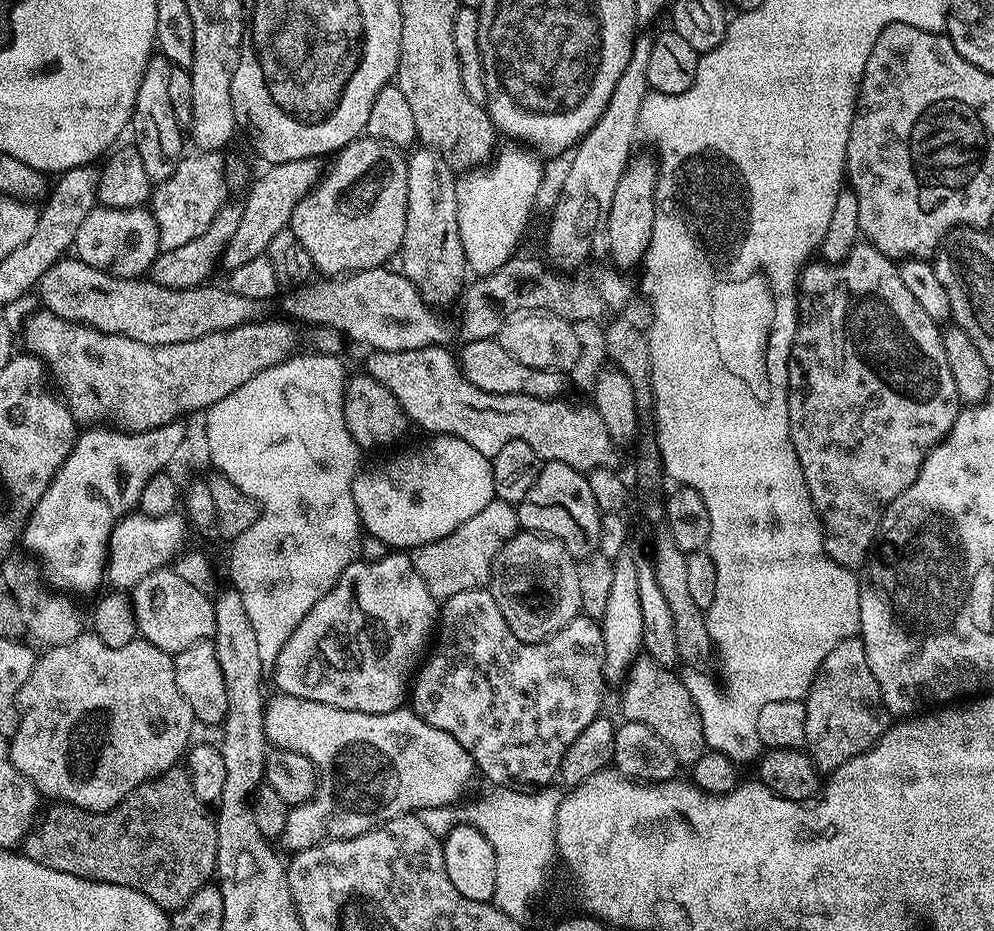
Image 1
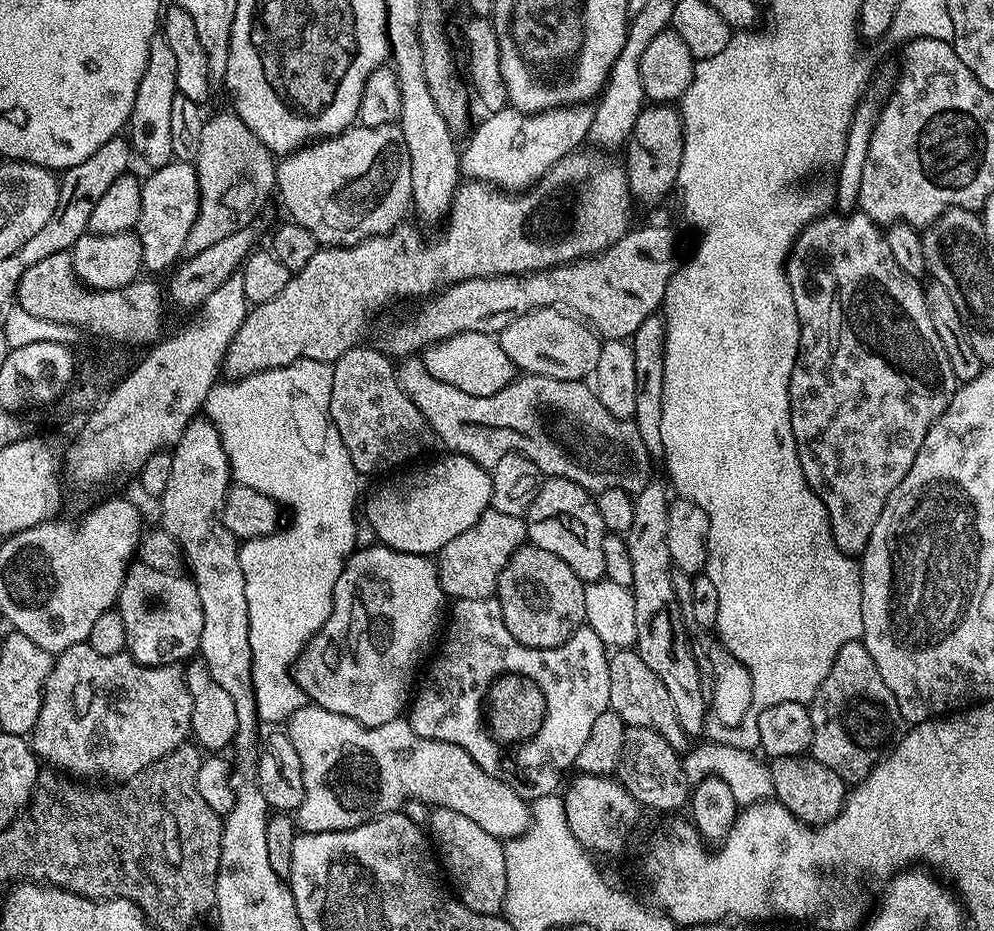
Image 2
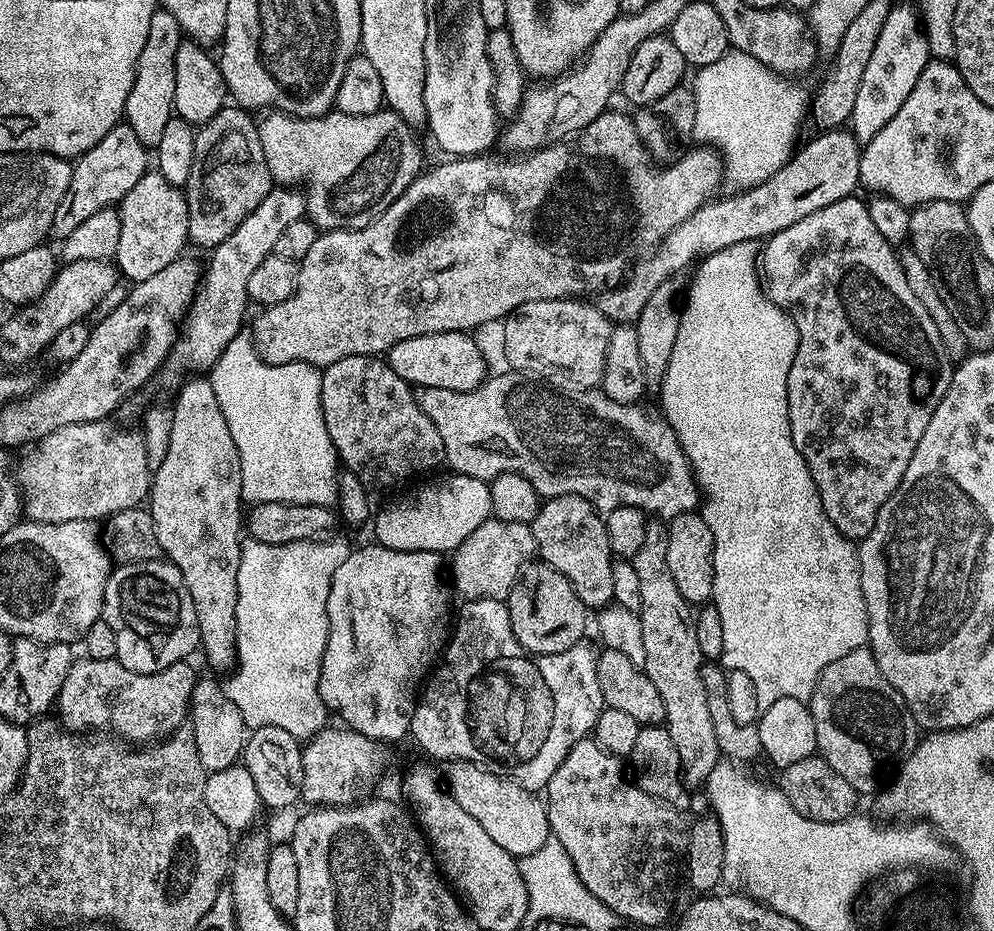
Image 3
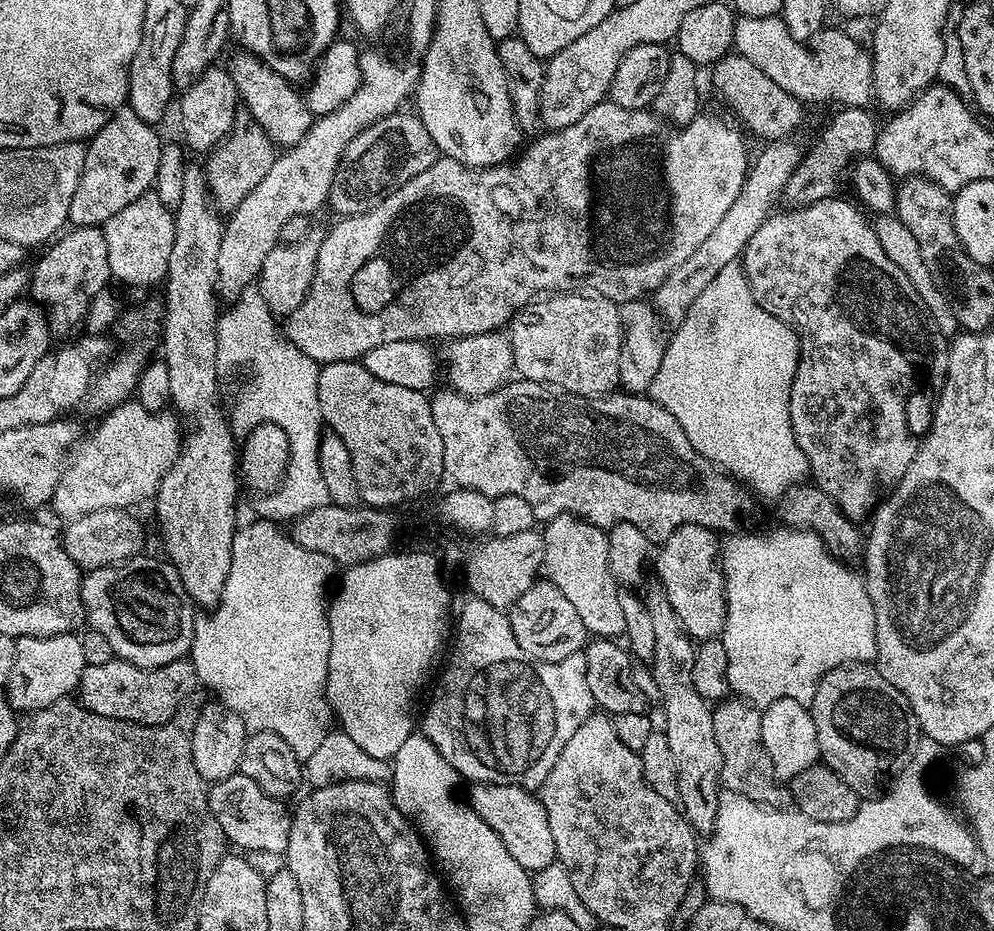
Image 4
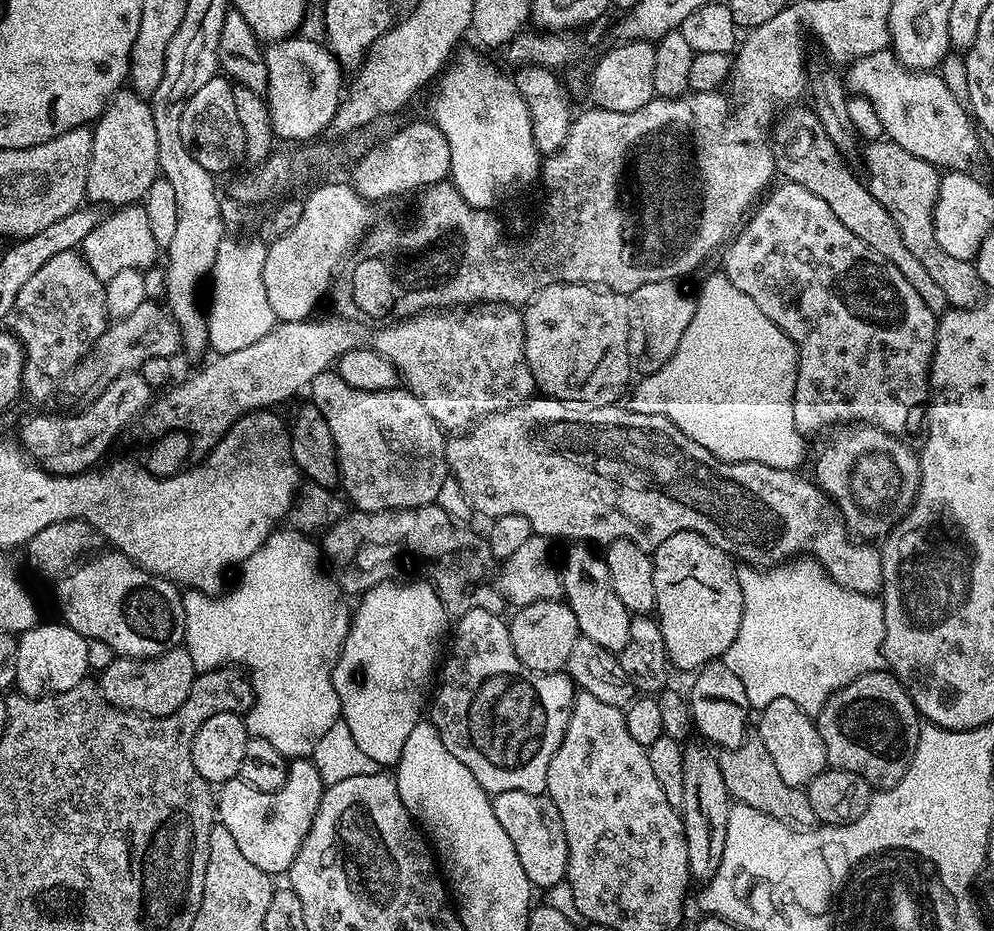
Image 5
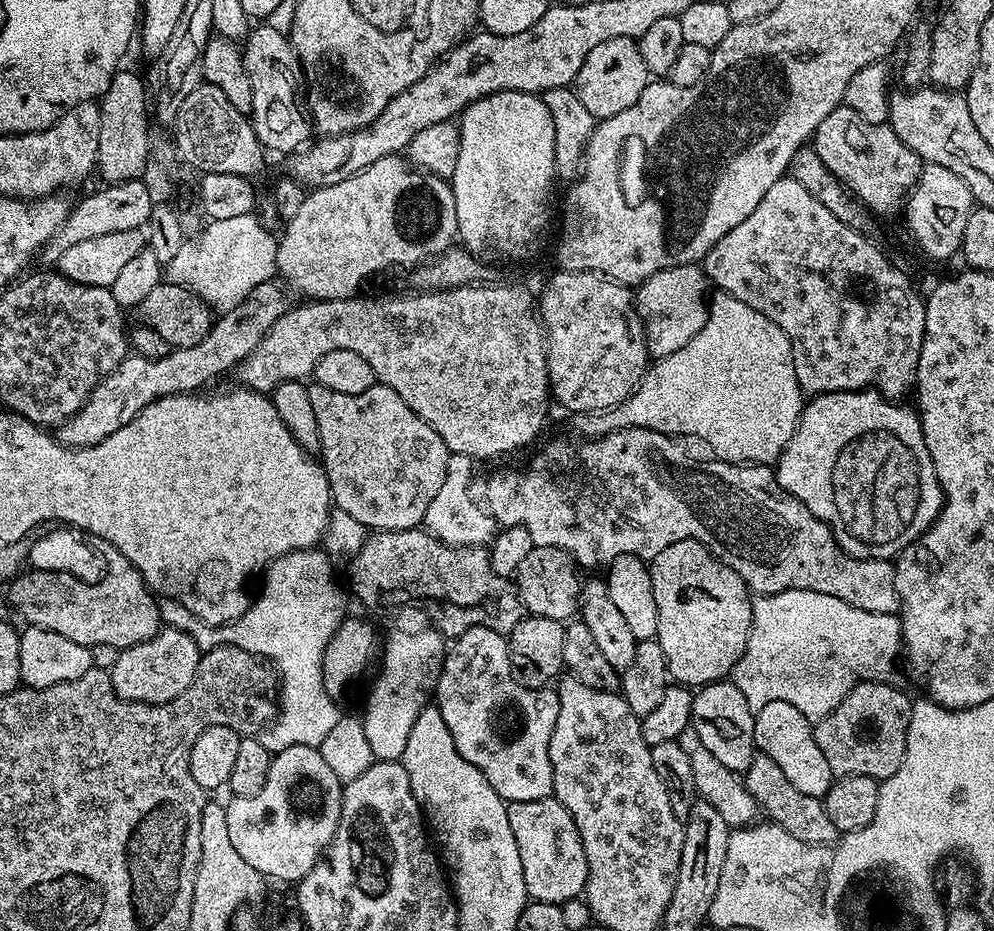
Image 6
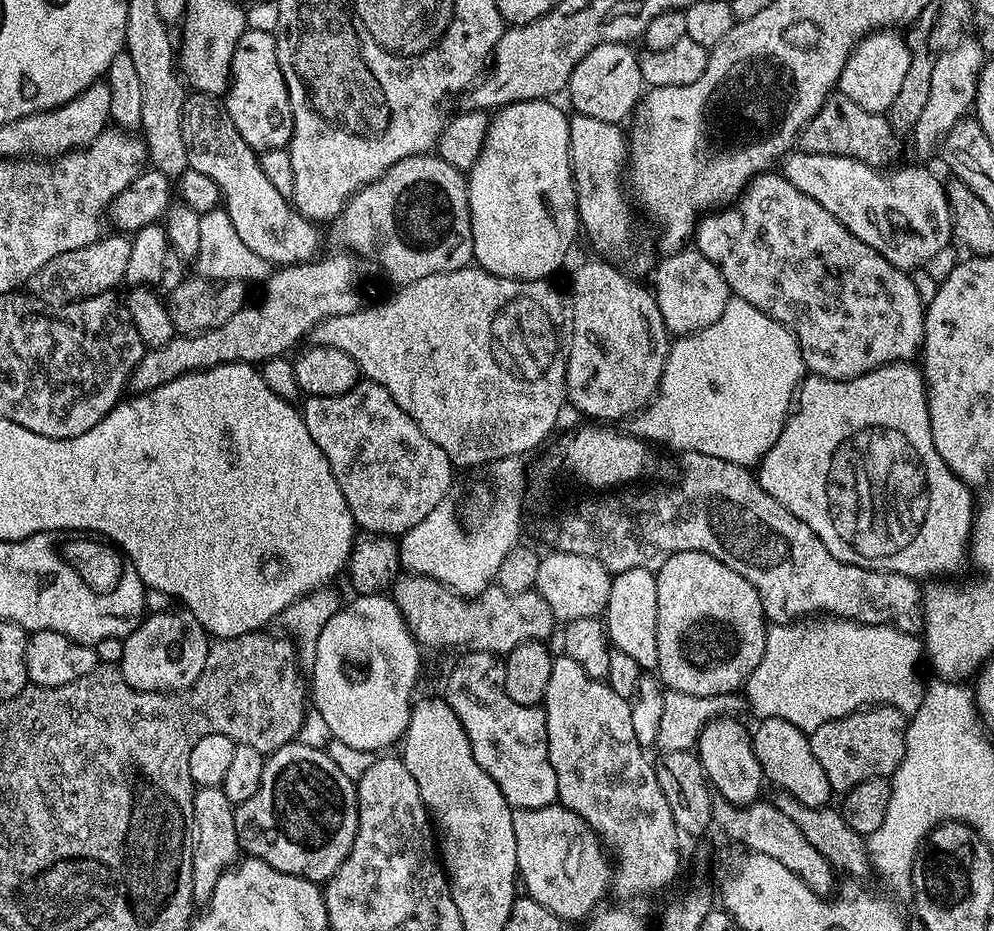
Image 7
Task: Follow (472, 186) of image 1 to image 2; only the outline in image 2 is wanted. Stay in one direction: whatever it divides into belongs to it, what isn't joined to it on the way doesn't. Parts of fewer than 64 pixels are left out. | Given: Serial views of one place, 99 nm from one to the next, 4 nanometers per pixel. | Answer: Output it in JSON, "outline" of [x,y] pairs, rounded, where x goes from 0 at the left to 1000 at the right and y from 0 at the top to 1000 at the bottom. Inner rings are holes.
{"outline":[[[595,111],[571,112],[567,116],[548,116],[546,120],[523,120],[520,116],[510,115],[500,120],[492,120],[487,130],[474,139],[475,147],[463,163],[463,183],[471,193],[486,193],[506,205],[522,208],[528,202],[540,198],[554,180],[569,165],[580,162],[584,154],[592,150],[592,141],[598,116]]]}

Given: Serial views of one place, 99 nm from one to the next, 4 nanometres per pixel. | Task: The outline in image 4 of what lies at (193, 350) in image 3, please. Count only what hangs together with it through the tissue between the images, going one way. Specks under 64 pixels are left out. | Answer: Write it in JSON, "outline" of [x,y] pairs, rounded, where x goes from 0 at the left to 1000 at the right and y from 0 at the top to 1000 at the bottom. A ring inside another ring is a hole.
{"outline":[[[386,56],[362,57],[362,91],[360,97],[340,118],[315,128],[314,137],[299,155],[279,166],[276,178],[239,217],[239,221],[228,233],[223,264],[219,264],[217,313],[229,324],[240,322],[244,314],[251,313],[249,305],[261,298],[268,273],[282,261],[284,242],[297,232],[313,233],[329,220],[332,200],[336,195],[346,162],[364,140],[392,122],[403,119],[406,106],[413,104],[423,87],[424,66],[397,64]]]}

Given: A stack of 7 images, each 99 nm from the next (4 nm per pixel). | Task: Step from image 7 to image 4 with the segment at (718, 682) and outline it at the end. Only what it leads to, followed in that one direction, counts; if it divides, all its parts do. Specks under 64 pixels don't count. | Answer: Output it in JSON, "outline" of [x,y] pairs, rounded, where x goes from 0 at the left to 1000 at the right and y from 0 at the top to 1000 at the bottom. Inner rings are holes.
{"outline":[[[687,563],[671,574],[664,594],[658,597],[663,631],[668,633],[678,660],[682,660],[682,668],[686,668],[697,689],[723,684],[728,678],[732,643],[728,637],[728,610],[724,606],[726,584],[721,573],[710,565]]]}

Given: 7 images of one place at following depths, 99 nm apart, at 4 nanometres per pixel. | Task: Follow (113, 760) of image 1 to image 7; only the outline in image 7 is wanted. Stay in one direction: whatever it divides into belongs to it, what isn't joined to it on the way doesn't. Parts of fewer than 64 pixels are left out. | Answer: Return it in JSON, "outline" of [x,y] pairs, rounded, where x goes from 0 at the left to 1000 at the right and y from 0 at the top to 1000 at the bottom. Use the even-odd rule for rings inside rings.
{"outline":[[[170,655],[146,661],[145,667],[130,683],[124,684],[121,723],[135,741],[144,743],[181,743],[190,739],[203,724],[209,706],[211,684],[188,655]]]}

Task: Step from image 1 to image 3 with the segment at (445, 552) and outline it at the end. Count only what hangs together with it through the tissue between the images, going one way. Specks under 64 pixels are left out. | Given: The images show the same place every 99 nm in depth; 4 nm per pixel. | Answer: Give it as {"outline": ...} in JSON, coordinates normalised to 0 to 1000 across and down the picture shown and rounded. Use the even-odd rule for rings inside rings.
{"outline":[[[492,556],[491,559],[485,561],[483,565],[468,581],[465,581],[458,592],[454,594],[453,600],[455,600],[455,623],[453,619],[453,627],[457,633],[458,639],[466,642],[468,646],[473,644],[506,644],[510,646],[512,638],[515,636],[515,632],[519,627],[519,623],[523,620],[524,614],[527,613],[528,610],[531,609],[532,606],[536,605],[537,598],[540,596],[539,591],[539,579],[537,578],[537,574],[535,573],[534,563],[526,563],[525,561],[505,561],[504,559],[500,559],[498,556]]]}

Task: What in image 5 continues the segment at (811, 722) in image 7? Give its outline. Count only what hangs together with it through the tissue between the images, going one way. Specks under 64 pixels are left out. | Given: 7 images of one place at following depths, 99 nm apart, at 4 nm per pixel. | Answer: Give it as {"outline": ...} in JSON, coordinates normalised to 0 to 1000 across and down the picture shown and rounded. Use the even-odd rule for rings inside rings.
{"outline":[[[801,599],[792,608],[770,611],[748,608],[742,613],[742,625],[746,629],[746,642],[748,643],[746,672],[742,677],[742,685],[738,685],[734,698],[726,708],[730,715],[734,715],[734,720],[738,720],[738,724],[742,724],[742,733],[746,733],[746,738],[751,741],[754,762],[764,763],[775,758],[775,754],[779,754],[779,750],[795,750],[795,754],[799,754],[809,763],[810,767],[820,771],[824,769],[827,758],[831,758],[831,754],[847,737],[859,733],[867,724],[883,722],[890,716],[888,648],[881,640],[863,638],[859,634],[851,634],[851,629],[843,629],[843,625],[839,625],[839,621],[835,621],[829,609],[822,606],[820,600]]]}

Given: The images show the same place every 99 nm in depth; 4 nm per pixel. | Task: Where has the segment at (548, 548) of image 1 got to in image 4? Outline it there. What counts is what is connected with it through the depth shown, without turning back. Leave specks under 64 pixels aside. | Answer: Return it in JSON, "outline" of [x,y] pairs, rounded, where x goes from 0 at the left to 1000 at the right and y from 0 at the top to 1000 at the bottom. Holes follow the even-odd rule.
{"outline":[[[550,621],[540,622],[533,634],[529,634],[529,638],[525,638],[525,642],[515,649],[510,664],[517,677],[517,685],[521,685],[521,694],[525,694],[525,698],[529,698],[529,702],[535,708],[545,711],[565,711],[565,707],[580,704],[594,683],[590,672],[586,672],[586,664],[581,664],[581,655],[577,655],[576,649],[568,642],[565,634],[561,634],[561,629],[557,629]]]}

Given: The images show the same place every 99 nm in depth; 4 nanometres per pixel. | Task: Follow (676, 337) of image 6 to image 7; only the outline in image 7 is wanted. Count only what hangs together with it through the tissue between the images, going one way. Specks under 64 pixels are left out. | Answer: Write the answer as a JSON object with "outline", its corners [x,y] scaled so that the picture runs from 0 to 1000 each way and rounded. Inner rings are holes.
{"outline":[[[689,264],[683,271],[669,274],[667,278],[656,301],[660,304],[658,317],[662,333],[666,333],[666,346],[670,346],[673,358],[687,363],[722,346],[734,320],[732,304],[726,296],[726,290],[696,264]]]}

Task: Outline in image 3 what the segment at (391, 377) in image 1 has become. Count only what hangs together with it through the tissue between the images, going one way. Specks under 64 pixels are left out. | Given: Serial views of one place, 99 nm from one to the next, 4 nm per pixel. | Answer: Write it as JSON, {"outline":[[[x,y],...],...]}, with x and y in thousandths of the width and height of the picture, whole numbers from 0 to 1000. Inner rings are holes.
{"outline":[[[507,397],[504,404],[498,404],[498,402],[492,403],[487,411],[472,421],[445,419],[441,415],[433,415],[432,417],[419,417],[418,422],[421,436],[427,441],[429,449],[433,449],[437,453],[437,458],[441,461],[441,466],[445,466],[447,494],[449,498],[455,502],[452,504],[460,511],[472,511],[473,513],[481,513],[488,518],[494,518],[497,513],[501,513],[501,509],[520,507],[530,513],[533,522],[537,522],[537,526],[545,535],[553,533],[590,533],[600,535],[600,532],[624,533],[620,535],[664,533],[664,546],[666,549],[672,550],[671,553],[673,555],[681,554],[687,550],[701,549],[702,542],[706,537],[706,530],[704,527],[704,521],[700,519],[700,510],[696,508],[696,495],[690,492],[690,488],[686,483],[686,479],[682,475],[678,462],[672,456],[667,446],[660,444],[659,447],[658,444],[644,438],[648,436],[645,436],[643,433],[627,434],[626,432],[618,432],[618,427],[614,427],[606,419],[580,416],[578,419],[571,419],[575,421],[562,421],[561,418],[554,417],[554,415],[559,416],[554,411],[544,410],[542,407],[536,406],[526,400]]]}

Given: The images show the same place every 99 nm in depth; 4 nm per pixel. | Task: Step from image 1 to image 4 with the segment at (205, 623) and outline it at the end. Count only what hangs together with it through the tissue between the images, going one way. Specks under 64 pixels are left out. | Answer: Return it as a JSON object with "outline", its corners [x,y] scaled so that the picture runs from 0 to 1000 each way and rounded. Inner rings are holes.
{"outline":[[[148,595],[116,610],[95,610],[81,622],[80,641],[85,648],[88,669],[102,679],[111,690],[114,701],[122,709],[129,709],[140,718],[167,715],[176,709],[184,709],[193,699],[193,686],[197,676],[198,658],[193,644],[187,638],[179,621],[177,610],[168,600],[156,602]]]}

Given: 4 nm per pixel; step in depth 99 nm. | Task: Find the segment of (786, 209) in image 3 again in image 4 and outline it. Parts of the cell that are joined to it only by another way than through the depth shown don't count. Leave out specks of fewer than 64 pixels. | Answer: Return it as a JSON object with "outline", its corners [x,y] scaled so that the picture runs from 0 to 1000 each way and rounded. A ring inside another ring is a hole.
{"outline":[[[846,115],[842,120],[845,121],[830,135],[829,143],[822,148],[817,161],[812,162],[790,200],[787,211],[794,215],[794,220],[808,221],[834,214],[845,198],[845,188],[854,184],[855,174],[872,169],[880,160],[883,133],[877,130],[873,116]]]}

